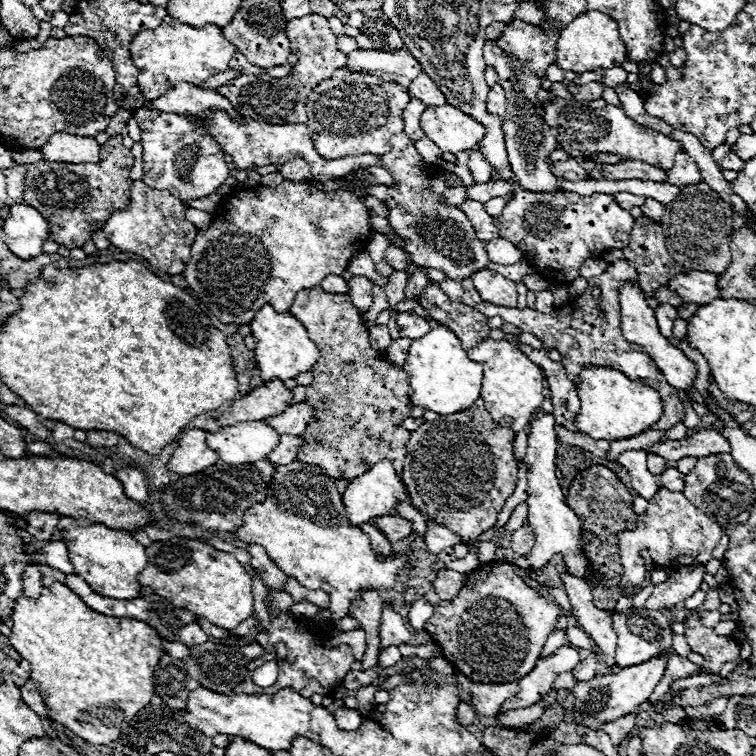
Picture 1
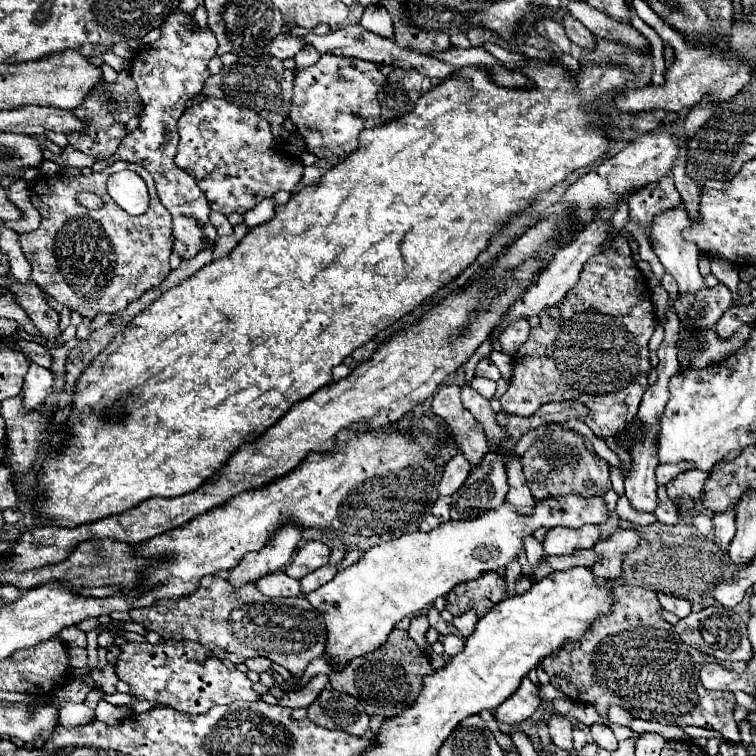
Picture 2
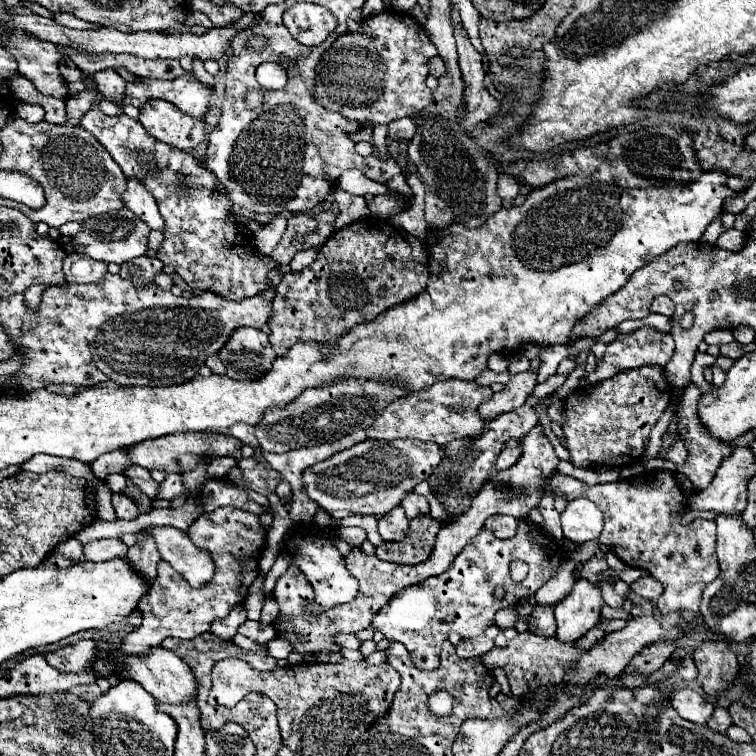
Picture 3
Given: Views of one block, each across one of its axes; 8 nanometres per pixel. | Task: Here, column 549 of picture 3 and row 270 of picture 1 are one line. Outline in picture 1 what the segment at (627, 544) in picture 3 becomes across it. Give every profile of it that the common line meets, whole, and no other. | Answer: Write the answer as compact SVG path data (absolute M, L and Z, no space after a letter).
M480 270L476 274L472 274L472 282L474 288L478 290L478 294L492 304L498 306L506 306L506 308L514 308L516 306L516 284L504 276L500 276L494 270Z

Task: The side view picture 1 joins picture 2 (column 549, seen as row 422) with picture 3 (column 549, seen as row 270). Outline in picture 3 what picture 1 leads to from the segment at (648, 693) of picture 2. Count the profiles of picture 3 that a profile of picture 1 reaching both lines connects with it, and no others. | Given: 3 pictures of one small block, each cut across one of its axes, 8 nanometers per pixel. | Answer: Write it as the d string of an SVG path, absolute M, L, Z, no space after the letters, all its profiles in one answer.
M536 606L528 620L528 630L540 636L552 636L556 632L554 606Z

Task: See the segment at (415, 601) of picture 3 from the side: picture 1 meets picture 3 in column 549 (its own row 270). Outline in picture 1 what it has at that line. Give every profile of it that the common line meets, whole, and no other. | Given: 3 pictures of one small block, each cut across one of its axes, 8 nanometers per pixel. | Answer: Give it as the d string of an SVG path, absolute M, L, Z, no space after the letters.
M518 190L506 202L502 214L492 218L492 222L496 224L500 238L510 240L546 280L558 284L576 280L588 258L598 258L612 248L622 250L628 244L628 232L634 226L630 212L622 210L610 194L578 196L564 190L558 190L556 194Z

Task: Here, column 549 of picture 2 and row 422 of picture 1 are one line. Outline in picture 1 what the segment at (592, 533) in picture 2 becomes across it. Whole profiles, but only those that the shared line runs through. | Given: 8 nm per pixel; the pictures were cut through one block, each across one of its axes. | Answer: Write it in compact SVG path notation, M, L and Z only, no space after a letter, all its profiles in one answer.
M538 414L536 418L532 418L530 424L532 424L532 430L528 434L528 450L526 450L526 458L522 462L528 466L528 522L536 534L536 544L530 550L530 554L526 556L528 564L532 568L542 568L546 564L546 560L550 560L550 556L562 554L568 574L578 576L590 584L592 582L590 564L582 550L582 522L574 514L574 510L566 506L564 492L556 478L554 458L556 458L558 438L554 432L554 416Z

